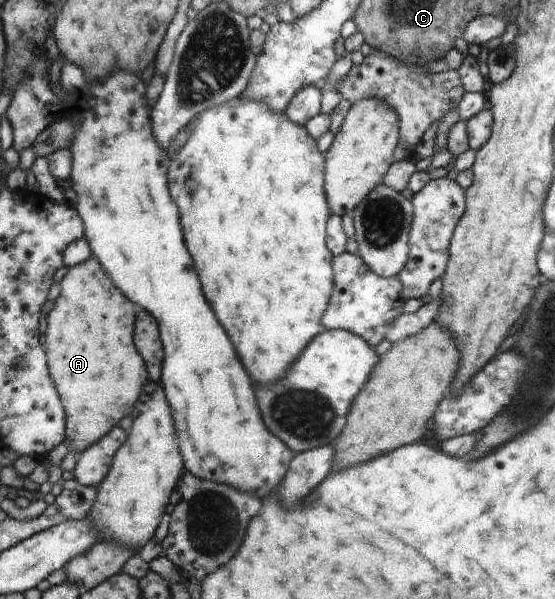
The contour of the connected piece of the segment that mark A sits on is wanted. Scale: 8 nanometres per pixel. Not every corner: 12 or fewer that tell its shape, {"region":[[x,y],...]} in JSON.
{"region":[[96,257],[48,314],[68,447],[106,437],[148,372]]}

